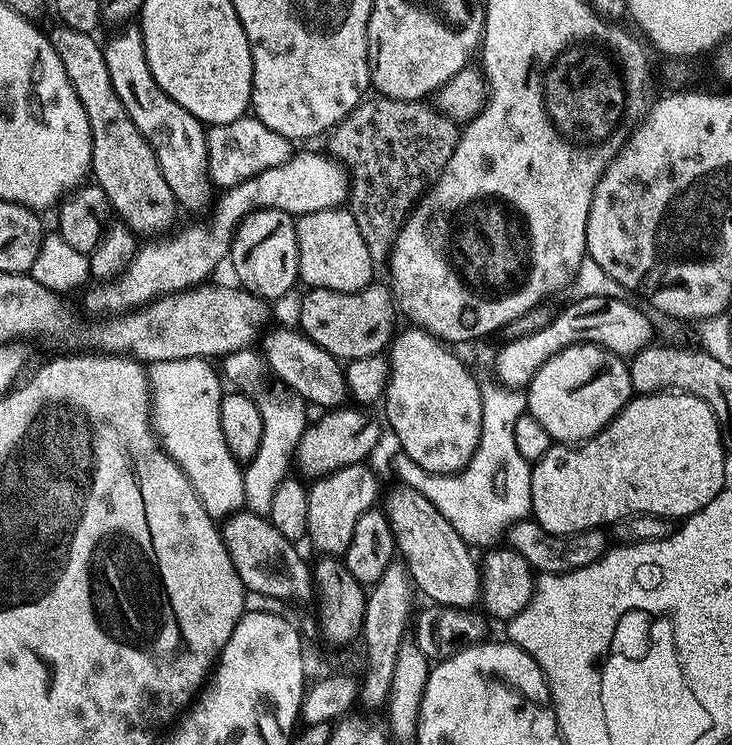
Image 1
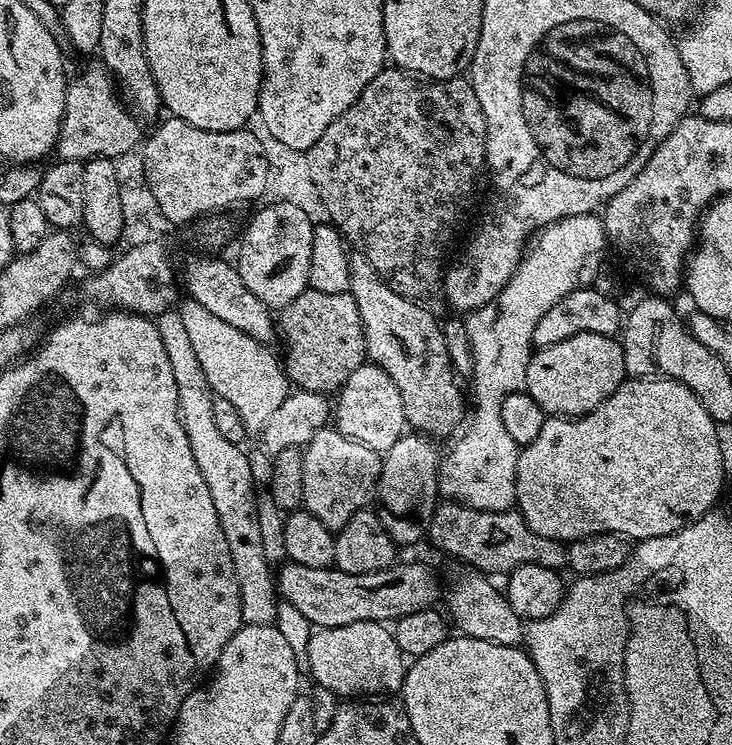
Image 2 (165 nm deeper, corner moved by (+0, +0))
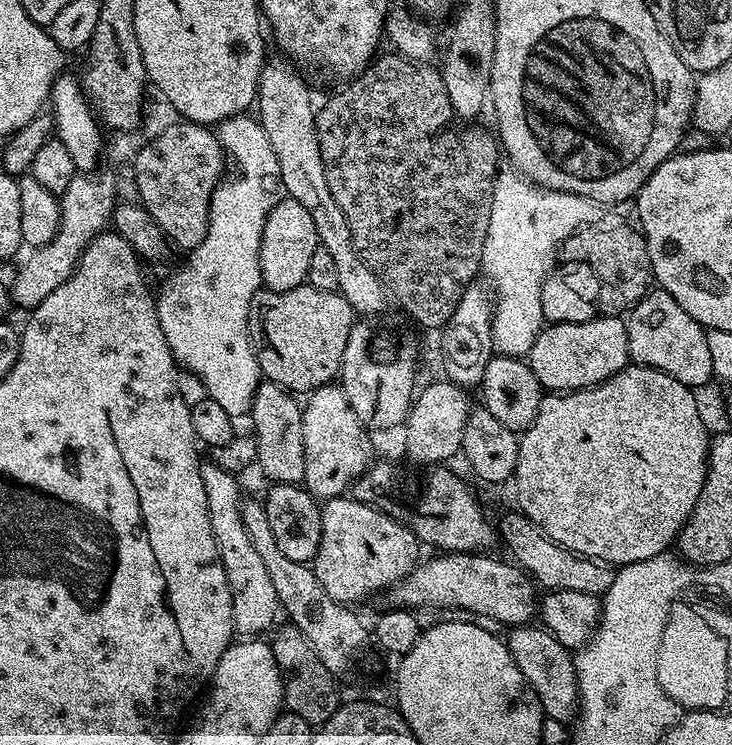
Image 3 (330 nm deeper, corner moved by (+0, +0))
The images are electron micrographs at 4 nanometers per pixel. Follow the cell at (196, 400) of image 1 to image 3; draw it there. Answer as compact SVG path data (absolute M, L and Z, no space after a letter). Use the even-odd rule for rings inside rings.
M215 462L205 463L200 473L206 486L206 506L210 510L210 526L220 547L222 566L226 570L226 582L232 595L233 629L244 638L259 637L264 634L260 632L267 633L277 623L276 612L278 616L281 611L280 599L278 594L274 594L270 573L266 571L266 565L259 557L258 550L254 550L250 534L246 534L246 526L242 526L240 513L242 493L240 484L236 481L239 479L233 473L219 468Z

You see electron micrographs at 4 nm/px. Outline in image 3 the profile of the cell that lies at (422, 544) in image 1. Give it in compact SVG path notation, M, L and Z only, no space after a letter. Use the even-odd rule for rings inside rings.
M516 626L506 636L508 649L512 651L514 662L518 662L518 670L526 678L526 682L532 687L532 692L538 698L544 715L549 721L557 720L564 724L575 721L578 716L578 701L580 691L576 681L576 662L573 653L558 638L554 638L543 626Z

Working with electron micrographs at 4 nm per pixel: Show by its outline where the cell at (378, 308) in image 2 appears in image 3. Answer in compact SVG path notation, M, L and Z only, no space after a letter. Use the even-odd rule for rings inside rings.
M276 54L273 60L272 57L265 59L264 68L260 72L260 90L258 93L258 109L260 108L260 112L258 111L258 119L264 127L264 133L270 142L270 146L274 150L274 158L278 158L278 170L282 174L287 199L302 202L302 206L306 206L306 210L310 210L310 218L314 218L314 228L320 239L319 247L326 249L334 257L334 266L338 270L338 291L340 295L347 298L350 306L357 313L376 314L379 313L376 311L384 304L384 296L386 300L386 289L381 284L380 279L368 269L366 262L362 262L362 258L354 246L354 238L350 234L346 214L342 214L338 202L334 202L334 194L330 194L330 186L326 182L326 170L322 162L322 150L316 133L317 109L314 104L312 108L312 92L308 89L307 82L300 77L299 71L301 72L301 69L294 66L293 61L283 55Z

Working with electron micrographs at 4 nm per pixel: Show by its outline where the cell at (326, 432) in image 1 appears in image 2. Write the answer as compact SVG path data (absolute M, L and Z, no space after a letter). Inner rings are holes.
M365 362L346 378L334 400L334 426L346 438L370 446L370 450L385 454L405 436L406 421L402 410L402 394L394 386L394 378L376 364ZM340 396L340 397L339 397Z

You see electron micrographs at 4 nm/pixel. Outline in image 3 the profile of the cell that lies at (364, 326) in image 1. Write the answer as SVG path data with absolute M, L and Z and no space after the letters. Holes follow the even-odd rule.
M307 282L281 292L261 287L260 291L250 298L248 311L248 336L252 339L252 349L258 358L261 377L267 383L280 384L293 394L310 394L315 388L333 383L339 377L353 323L354 310L339 291L318 290Z

